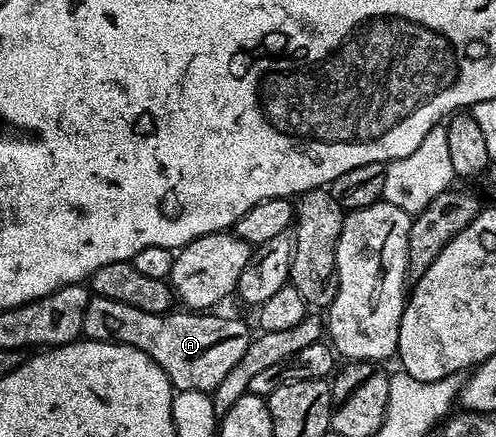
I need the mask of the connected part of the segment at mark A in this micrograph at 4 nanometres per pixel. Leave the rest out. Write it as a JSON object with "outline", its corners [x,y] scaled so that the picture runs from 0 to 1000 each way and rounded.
{"outline":[[[185,680],[171,705],[171,741],[165,771],[188,783],[234,783],[292,805],[333,851],[353,892],[433,895],[446,870],[476,840],[502,796],[510,757],[482,728],[448,728],[442,714],[367,714],[369,719],[310,719],[292,714],[268,696],[244,696],[244,686]]]}

